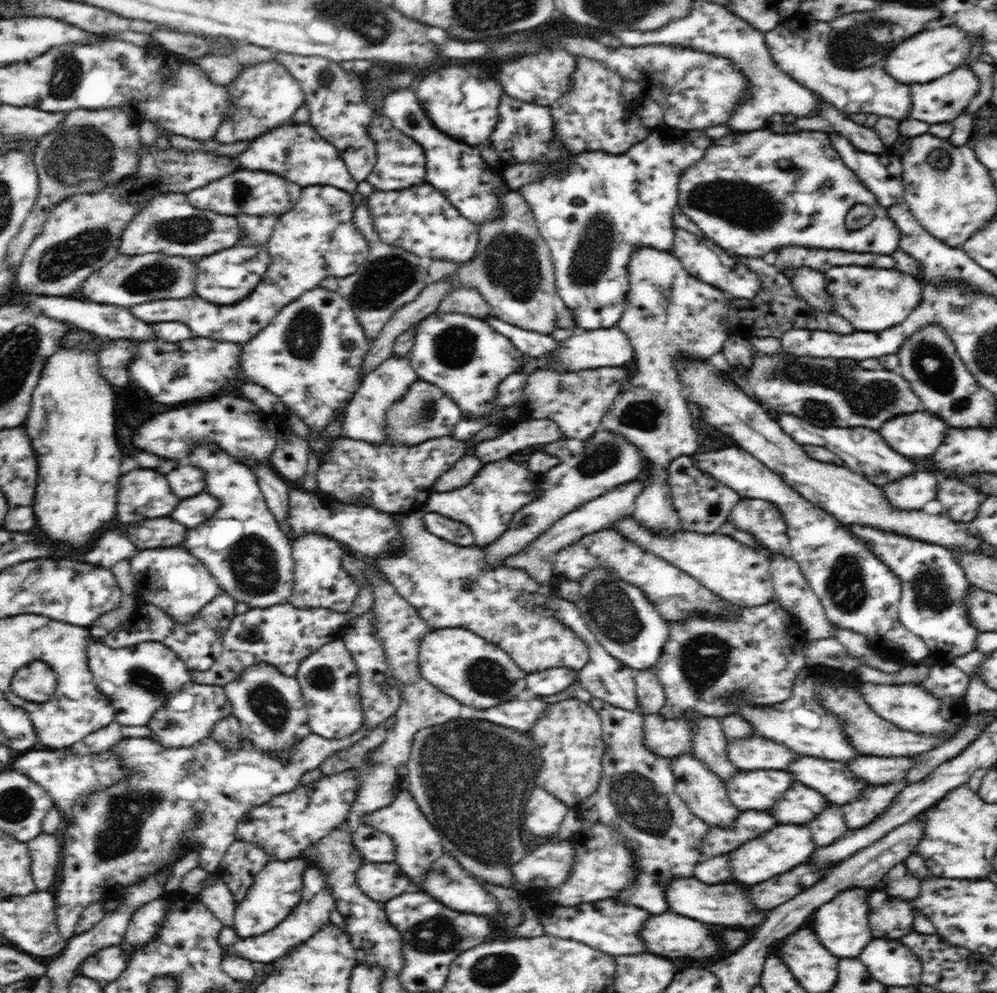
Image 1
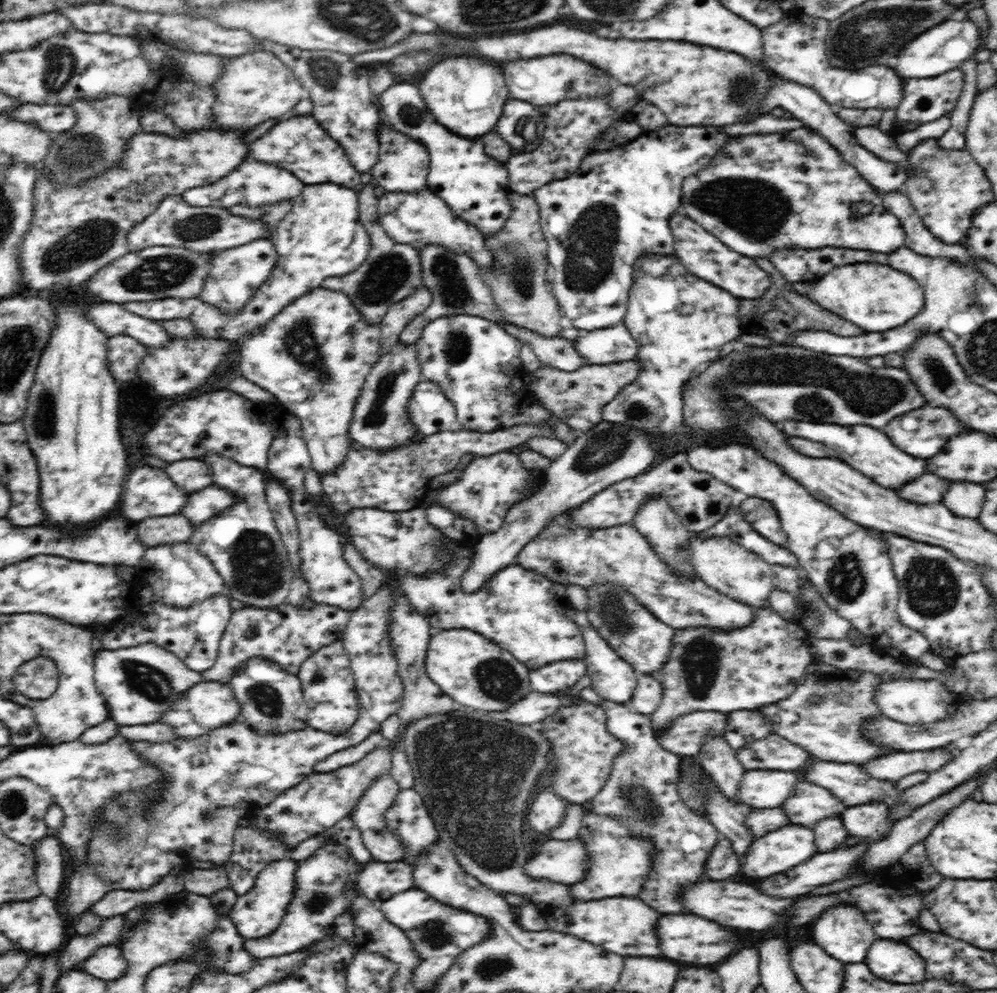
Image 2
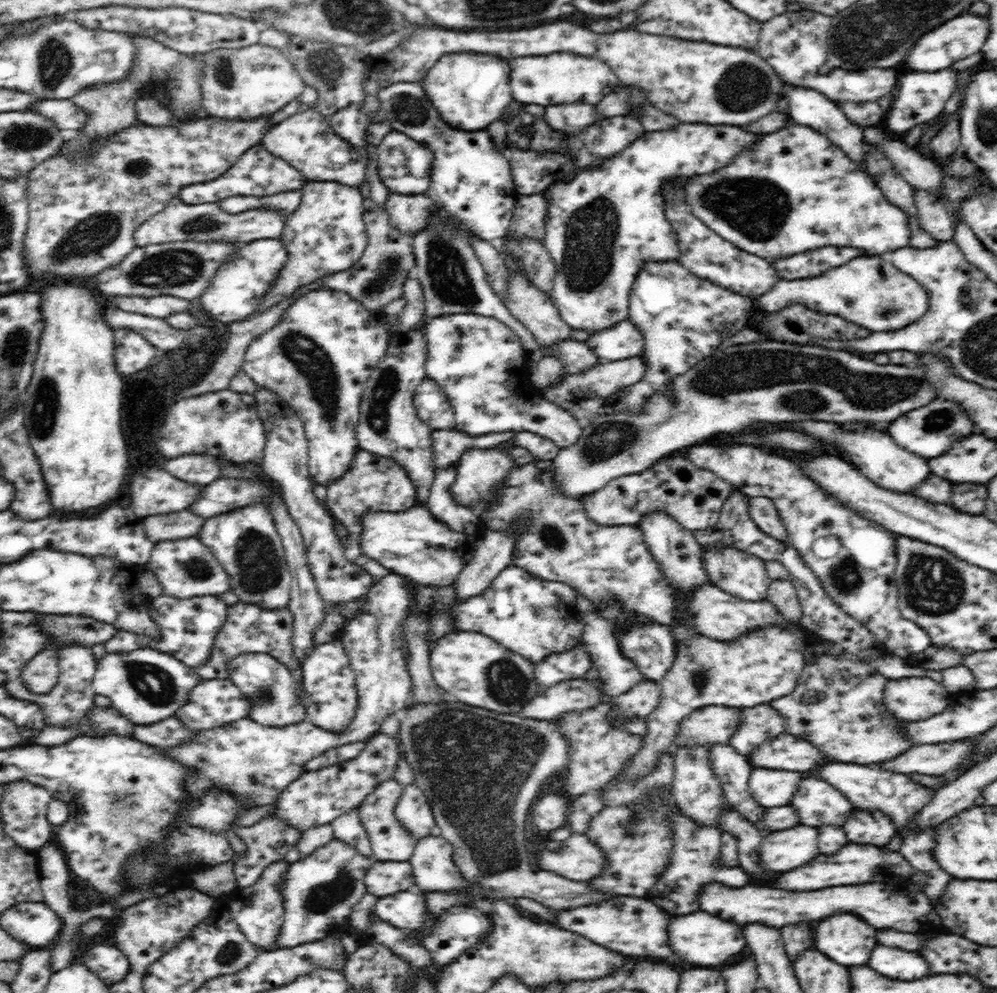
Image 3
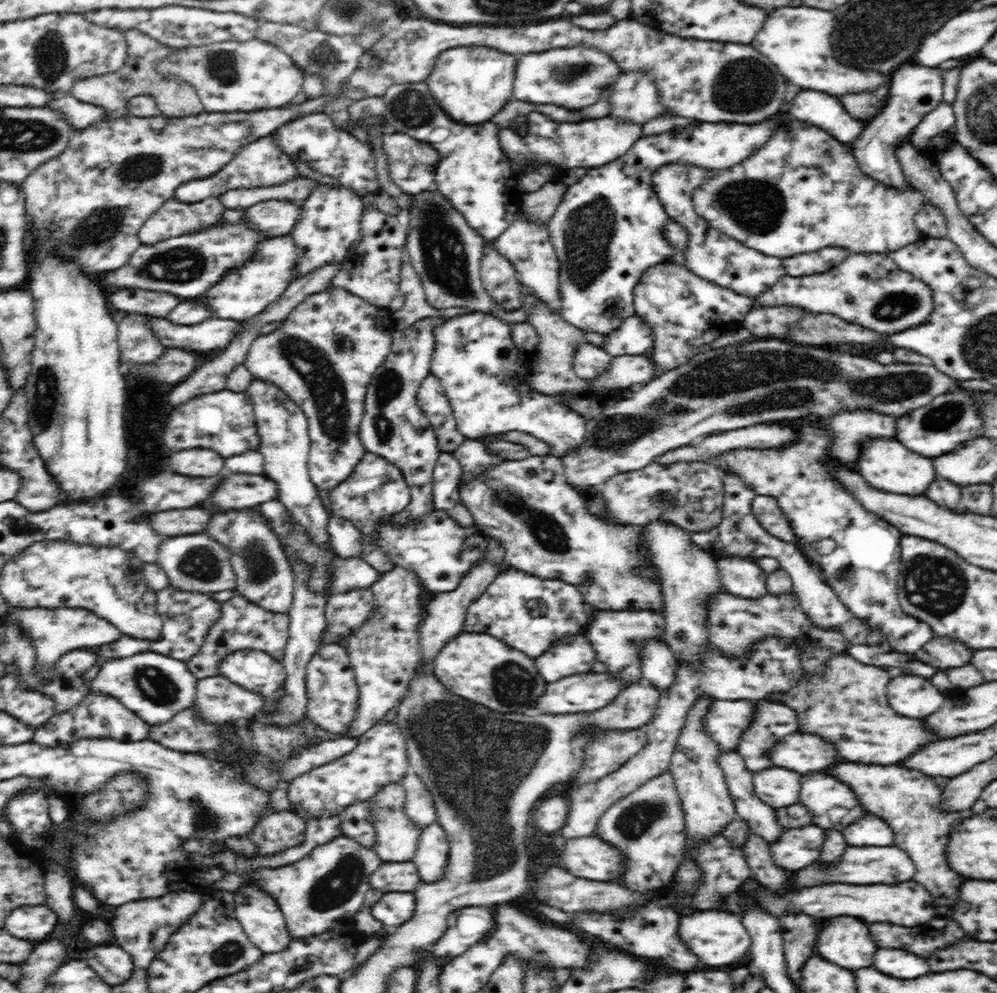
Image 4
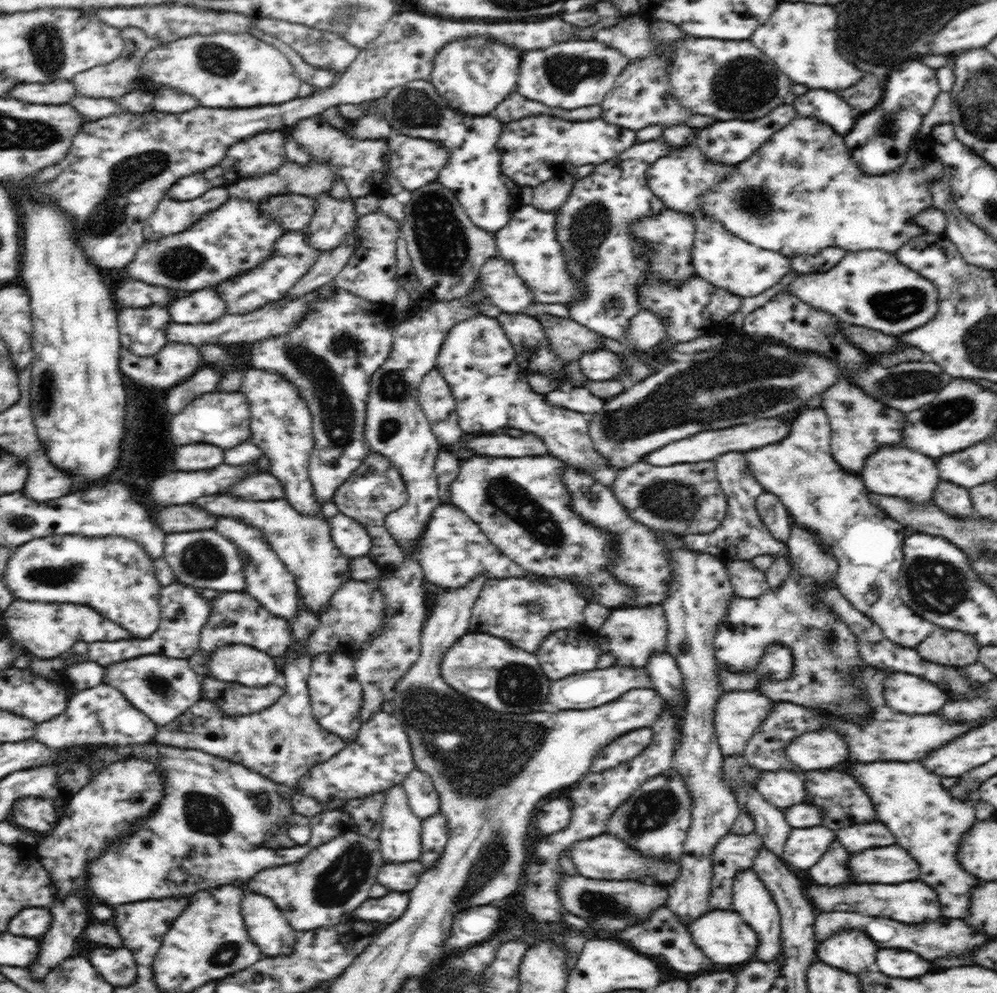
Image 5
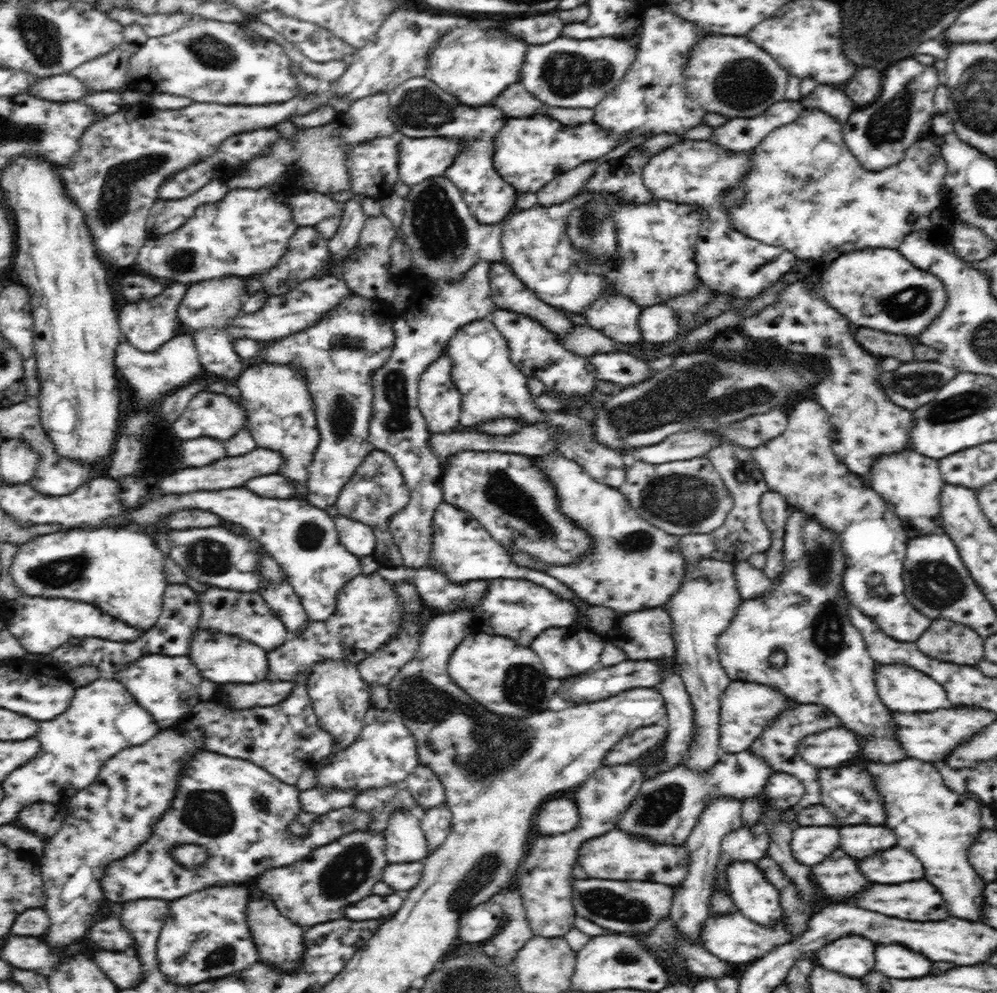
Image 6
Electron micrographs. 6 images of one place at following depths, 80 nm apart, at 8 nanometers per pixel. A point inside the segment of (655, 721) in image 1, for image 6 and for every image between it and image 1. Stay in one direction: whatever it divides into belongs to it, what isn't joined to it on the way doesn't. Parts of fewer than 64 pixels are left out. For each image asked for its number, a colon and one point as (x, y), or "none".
2: (684, 736)
3: (711, 725)
4: (726, 720)
5: (737, 715)
6: (747, 708)

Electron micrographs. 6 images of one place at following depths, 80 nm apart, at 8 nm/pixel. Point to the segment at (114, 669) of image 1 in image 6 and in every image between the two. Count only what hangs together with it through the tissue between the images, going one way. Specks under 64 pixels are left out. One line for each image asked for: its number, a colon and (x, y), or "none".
2: (141, 683)
3: (145, 686)
4: (155, 687)
5: (162, 687)
6: (167, 687)

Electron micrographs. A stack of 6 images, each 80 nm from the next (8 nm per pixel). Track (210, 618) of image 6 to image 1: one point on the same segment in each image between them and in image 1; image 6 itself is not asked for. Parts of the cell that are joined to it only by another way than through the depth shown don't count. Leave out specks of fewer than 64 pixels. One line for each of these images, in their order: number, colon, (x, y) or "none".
1: (282, 635)
2: (287, 635)
3: (249, 628)
4: (243, 625)
5: (235, 617)

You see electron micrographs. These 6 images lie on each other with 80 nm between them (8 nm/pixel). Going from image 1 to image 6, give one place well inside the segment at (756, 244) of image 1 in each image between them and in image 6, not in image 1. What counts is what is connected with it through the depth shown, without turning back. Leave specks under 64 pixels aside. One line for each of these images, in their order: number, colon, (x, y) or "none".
2: (761, 193)
3: (794, 191)
4: (802, 190)
5: (801, 191)
6: (806, 192)

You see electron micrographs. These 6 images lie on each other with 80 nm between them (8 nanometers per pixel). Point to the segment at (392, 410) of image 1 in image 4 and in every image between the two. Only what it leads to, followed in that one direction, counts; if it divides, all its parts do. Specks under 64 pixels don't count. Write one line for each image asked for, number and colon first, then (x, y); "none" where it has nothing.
2: (430, 411)
3: (432, 407)
4: (431, 397)

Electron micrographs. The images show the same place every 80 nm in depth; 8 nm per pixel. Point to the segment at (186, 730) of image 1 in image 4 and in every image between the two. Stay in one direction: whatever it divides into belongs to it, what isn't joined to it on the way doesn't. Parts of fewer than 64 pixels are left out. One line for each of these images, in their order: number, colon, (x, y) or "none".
2: (206, 706)
3: (212, 703)
4: (217, 700)

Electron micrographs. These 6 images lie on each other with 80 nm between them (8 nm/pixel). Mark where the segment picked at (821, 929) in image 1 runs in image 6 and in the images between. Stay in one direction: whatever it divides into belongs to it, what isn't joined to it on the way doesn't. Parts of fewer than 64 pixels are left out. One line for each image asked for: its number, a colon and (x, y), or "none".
2: (842, 931)
3: (843, 937)
4: (844, 941)
5: (850, 950)
6: (852, 955)

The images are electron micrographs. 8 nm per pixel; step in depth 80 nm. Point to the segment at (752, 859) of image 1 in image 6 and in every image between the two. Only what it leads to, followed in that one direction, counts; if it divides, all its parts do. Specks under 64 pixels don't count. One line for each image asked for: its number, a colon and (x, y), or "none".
2: (779, 851)
3: (781, 851)
4: (797, 848)
5: (804, 846)
6: (810, 845)

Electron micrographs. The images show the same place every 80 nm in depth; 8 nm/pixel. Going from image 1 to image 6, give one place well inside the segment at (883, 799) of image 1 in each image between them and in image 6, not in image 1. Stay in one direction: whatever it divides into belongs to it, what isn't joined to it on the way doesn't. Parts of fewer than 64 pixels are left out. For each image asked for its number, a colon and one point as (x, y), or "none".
2: (869, 822)
3: (865, 826)
4: (870, 830)
5: (857, 837)
6: (860, 840)

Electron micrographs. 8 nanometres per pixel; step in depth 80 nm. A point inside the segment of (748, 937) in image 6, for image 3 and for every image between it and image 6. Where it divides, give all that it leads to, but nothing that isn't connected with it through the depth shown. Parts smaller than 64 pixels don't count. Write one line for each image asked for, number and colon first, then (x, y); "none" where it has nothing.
3: (700, 938)
4: (717, 938)
5: (723, 936)

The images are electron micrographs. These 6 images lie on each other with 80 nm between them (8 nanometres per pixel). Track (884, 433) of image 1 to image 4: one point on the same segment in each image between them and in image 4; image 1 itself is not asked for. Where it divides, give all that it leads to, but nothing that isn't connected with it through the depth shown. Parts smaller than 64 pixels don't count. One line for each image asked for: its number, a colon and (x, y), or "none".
2: (922, 433)
3: (928, 431)
4: (952, 418)

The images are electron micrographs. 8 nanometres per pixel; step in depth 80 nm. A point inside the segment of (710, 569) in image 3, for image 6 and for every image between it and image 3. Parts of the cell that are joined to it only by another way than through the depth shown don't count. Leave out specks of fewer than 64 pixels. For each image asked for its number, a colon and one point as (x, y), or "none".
4: (741, 576)
5: (749, 582)
6: (752, 582)

